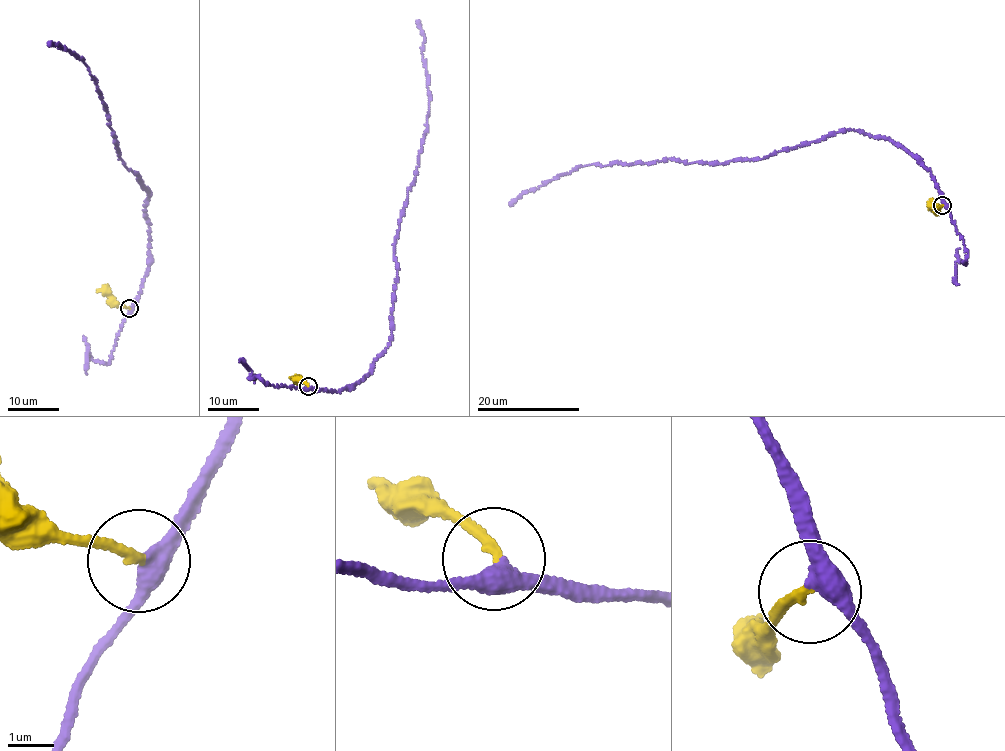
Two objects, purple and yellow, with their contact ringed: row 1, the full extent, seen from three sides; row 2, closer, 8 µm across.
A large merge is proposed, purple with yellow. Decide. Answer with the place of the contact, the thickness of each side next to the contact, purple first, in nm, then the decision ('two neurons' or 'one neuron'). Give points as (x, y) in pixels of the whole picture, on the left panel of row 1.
place (129, 308); calibres 400 and 200 nm; one neuron

